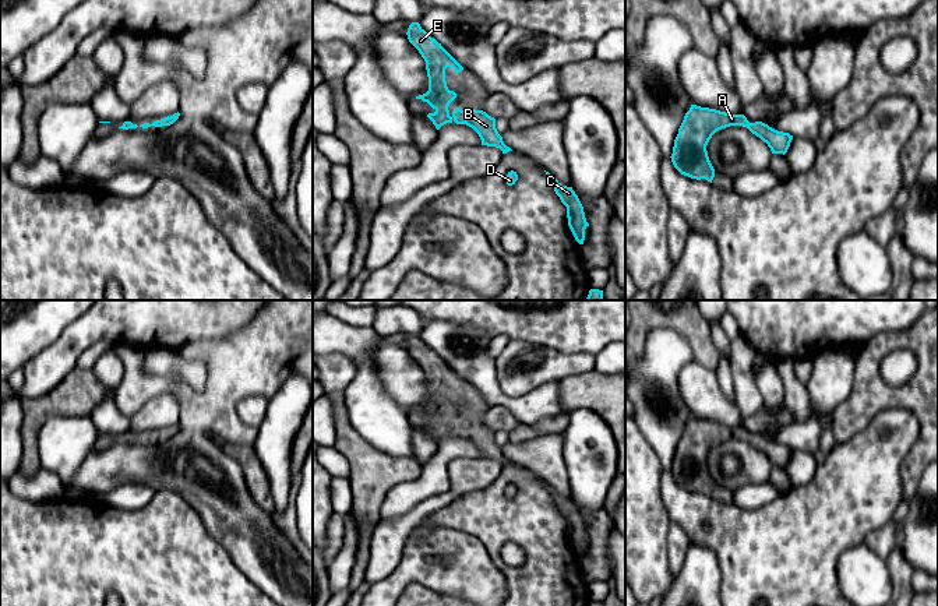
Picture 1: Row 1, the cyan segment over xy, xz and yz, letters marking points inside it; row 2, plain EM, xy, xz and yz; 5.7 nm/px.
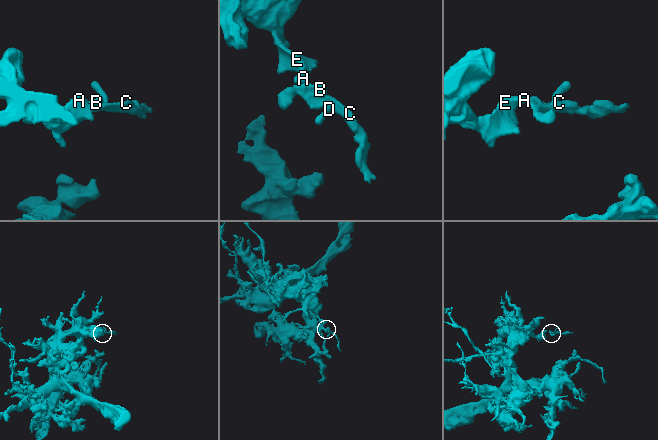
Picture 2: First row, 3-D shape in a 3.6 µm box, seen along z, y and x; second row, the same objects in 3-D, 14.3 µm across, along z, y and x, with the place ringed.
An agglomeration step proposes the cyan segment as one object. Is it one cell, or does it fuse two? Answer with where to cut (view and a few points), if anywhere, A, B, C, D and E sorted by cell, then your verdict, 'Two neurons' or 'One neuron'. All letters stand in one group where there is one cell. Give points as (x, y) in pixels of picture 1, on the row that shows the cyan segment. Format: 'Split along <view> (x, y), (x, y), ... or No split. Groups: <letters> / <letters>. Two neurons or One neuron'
No split. Groups: A B C D E. One neuron

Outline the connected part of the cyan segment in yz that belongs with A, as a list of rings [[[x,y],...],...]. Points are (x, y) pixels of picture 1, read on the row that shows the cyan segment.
[[[691,105],[674,140],[671,162],[684,176],[706,179],[712,183],[715,169],[709,161],[706,145],[712,135],[730,126],[747,127],[768,144],[772,154],[786,154],[793,135],[777,131],[762,121],[750,123],[744,114],[730,114],[716,109]]]

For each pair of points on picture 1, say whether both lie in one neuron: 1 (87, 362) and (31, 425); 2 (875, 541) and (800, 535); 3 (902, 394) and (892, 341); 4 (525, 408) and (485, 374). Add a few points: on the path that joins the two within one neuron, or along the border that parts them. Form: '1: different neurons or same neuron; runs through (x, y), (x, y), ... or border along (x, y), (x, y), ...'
1: different neurons; border along (77, 365), (91, 369)
2: different neurons; border along (891, 521), (875, 528), (863, 542)
3: same neuron; runs through (885, 390), (874, 379), (875, 356)
4: same neuron; runs through (514, 405), (504, 401), (489, 386)

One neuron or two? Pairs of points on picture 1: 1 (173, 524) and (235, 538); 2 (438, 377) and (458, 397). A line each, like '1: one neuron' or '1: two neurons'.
1: two neurons
2: one neuron

